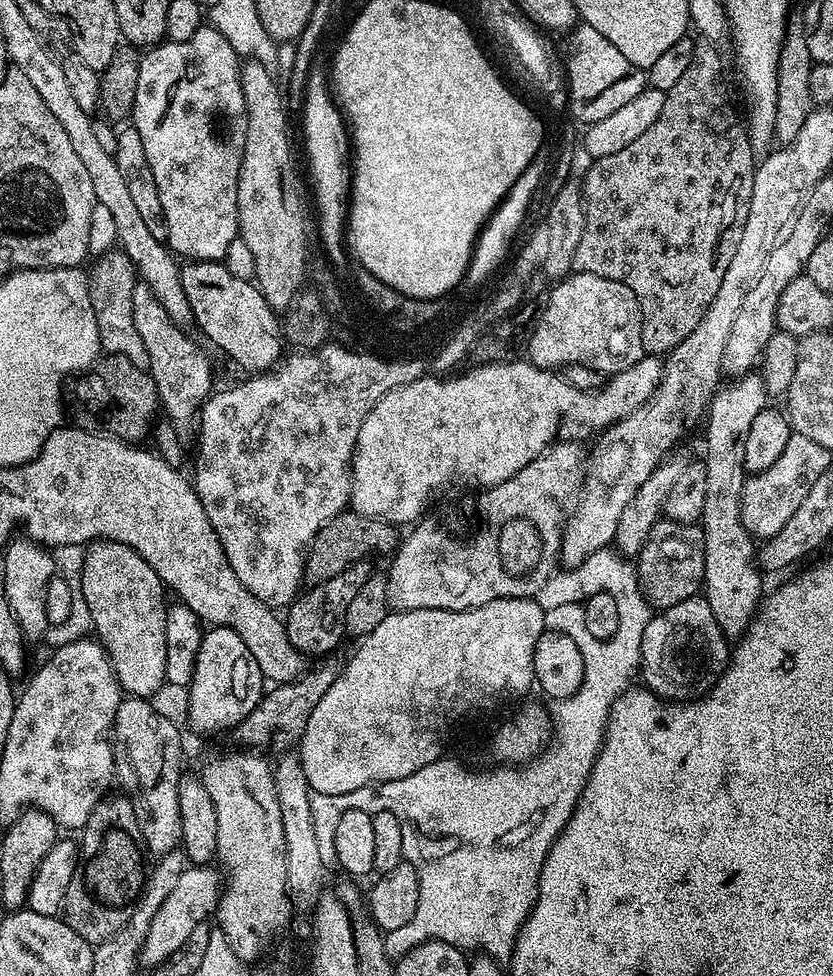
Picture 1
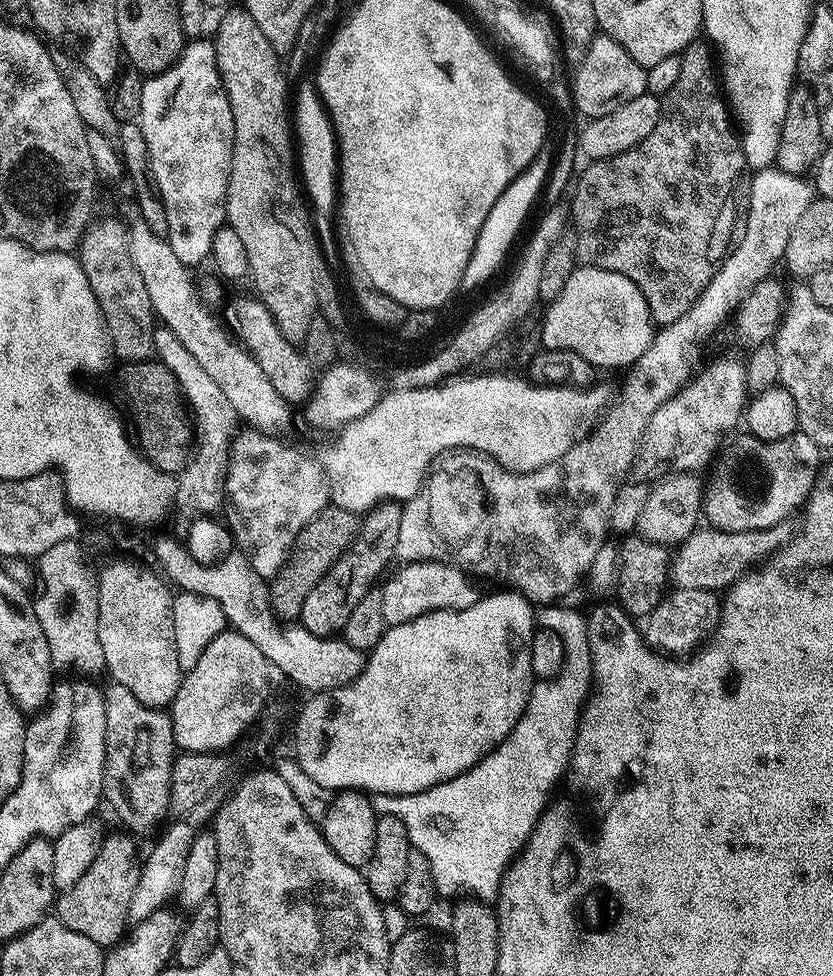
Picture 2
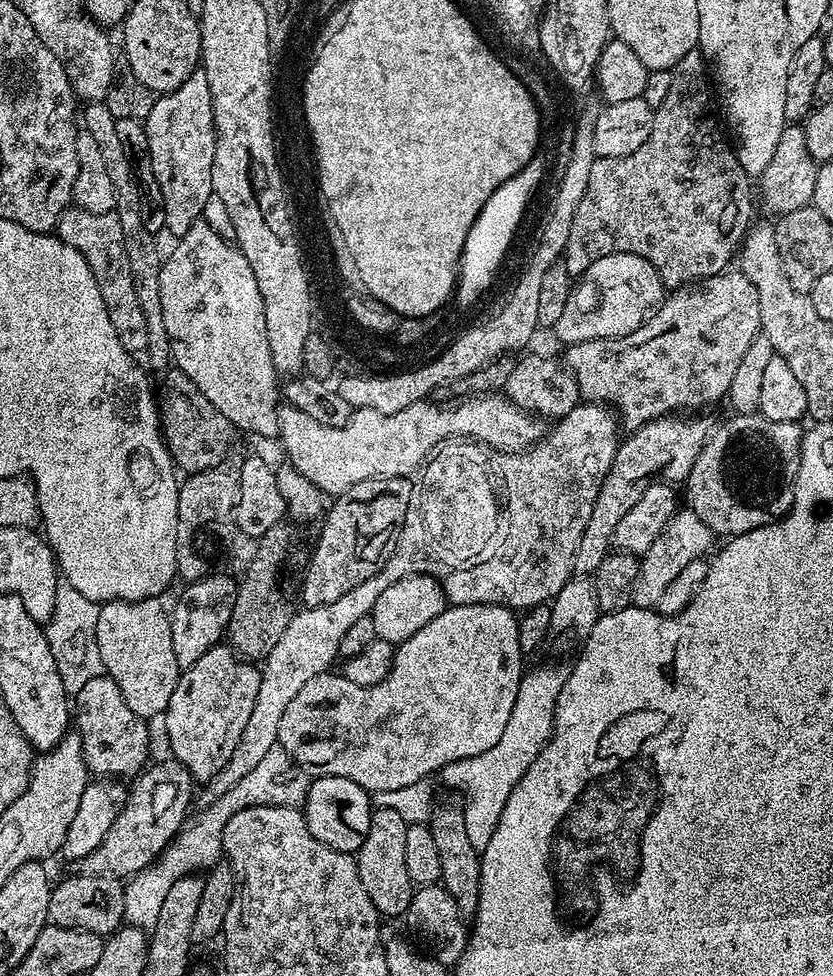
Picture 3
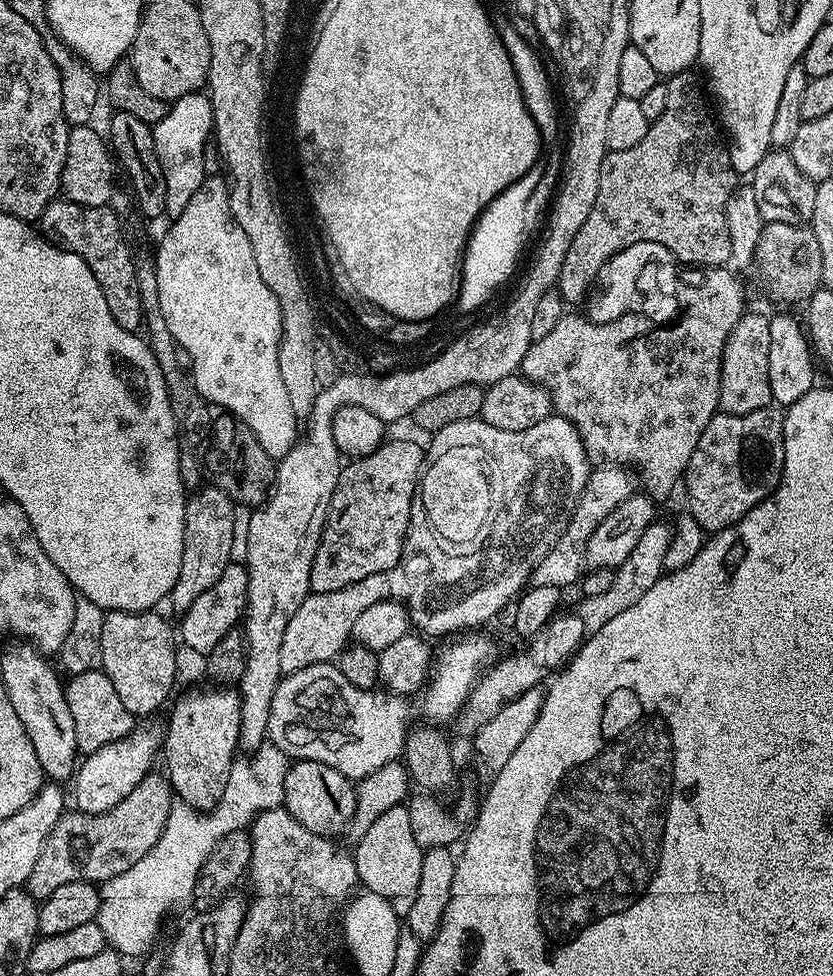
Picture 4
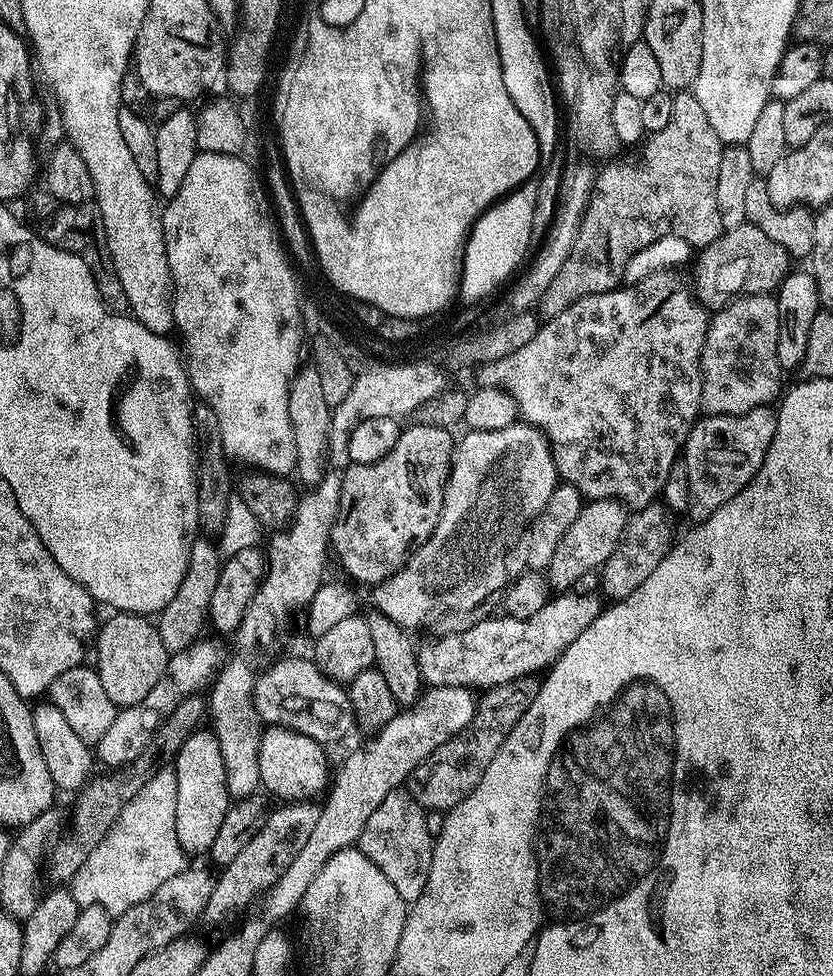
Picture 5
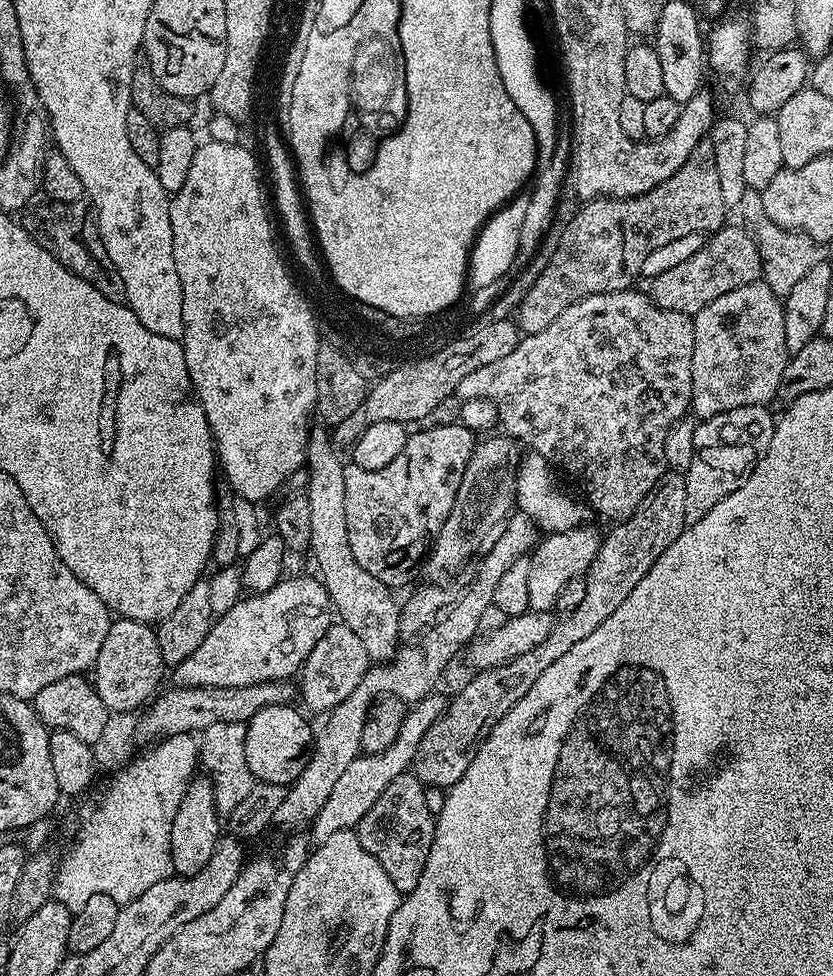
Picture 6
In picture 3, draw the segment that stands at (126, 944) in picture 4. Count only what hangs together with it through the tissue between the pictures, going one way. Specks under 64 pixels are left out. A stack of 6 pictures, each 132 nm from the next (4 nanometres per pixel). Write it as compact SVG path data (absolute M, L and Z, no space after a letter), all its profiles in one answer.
M279 742L276 743L263 755L258 766L254 766L254 770L250 770L250 774L246 774L246 778L234 782L234 786L230 786L230 790L226 790L226 794L222 794L222 798L207 805L203 809L204 813L193 824L191 821L177 835L152 867L144 869L143 872L131 877L124 884L124 920L133 928L151 930L154 922L158 922L158 909L161 908L166 894L170 891L170 886L174 886L174 882L178 882L178 878L207 870L221 859L226 822L230 822L230 818L234 818L234 814L238 814L238 810L267 804L303 809L309 783L309 773L296 764L294 758L290 758L288 751Z

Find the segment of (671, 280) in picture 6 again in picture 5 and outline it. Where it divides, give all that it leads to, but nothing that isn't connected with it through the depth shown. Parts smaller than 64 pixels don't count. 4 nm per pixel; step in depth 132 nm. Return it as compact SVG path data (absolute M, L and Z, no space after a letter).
M747 222L737 229L725 231L699 256L694 288L700 303L709 310L723 308L730 298L739 297L741 293L745 296L775 293L790 273L790 257L786 249L758 230L758 226Z

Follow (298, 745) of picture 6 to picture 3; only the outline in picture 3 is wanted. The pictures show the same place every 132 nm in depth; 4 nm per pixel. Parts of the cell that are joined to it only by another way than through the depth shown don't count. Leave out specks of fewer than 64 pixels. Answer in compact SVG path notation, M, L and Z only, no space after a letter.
M316 776L308 785L302 811L310 834L314 834L318 842L330 846L330 850L355 854L359 852L362 842L366 842L374 804L370 799L370 793L358 786L358 782L350 782L350 778Z

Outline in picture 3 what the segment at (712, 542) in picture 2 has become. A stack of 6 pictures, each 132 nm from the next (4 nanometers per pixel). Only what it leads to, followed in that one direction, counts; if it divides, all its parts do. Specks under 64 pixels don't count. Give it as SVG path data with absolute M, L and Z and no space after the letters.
M684 506L676 511L662 530L662 534L654 538L654 546L650 546L650 550L646 550L639 557L640 569L634 582L631 607L655 609L662 594L666 594L670 582L674 582L674 578L678 578L678 574L682 574L682 570L690 566L690 562L704 560L713 551L712 540L714 541L714 533L691 508Z

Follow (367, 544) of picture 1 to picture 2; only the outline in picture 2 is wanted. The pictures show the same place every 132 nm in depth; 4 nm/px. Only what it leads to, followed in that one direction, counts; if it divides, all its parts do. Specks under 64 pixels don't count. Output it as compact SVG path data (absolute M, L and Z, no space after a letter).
M326 506L296 535L287 559L271 577L272 585L266 589L268 605L272 608L272 613L277 620L299 621L302 602L306 602L306 594L310 594L310 590L318 586L318 582L332 568L333 561L351 544L357 527L357 513L335 506Z

